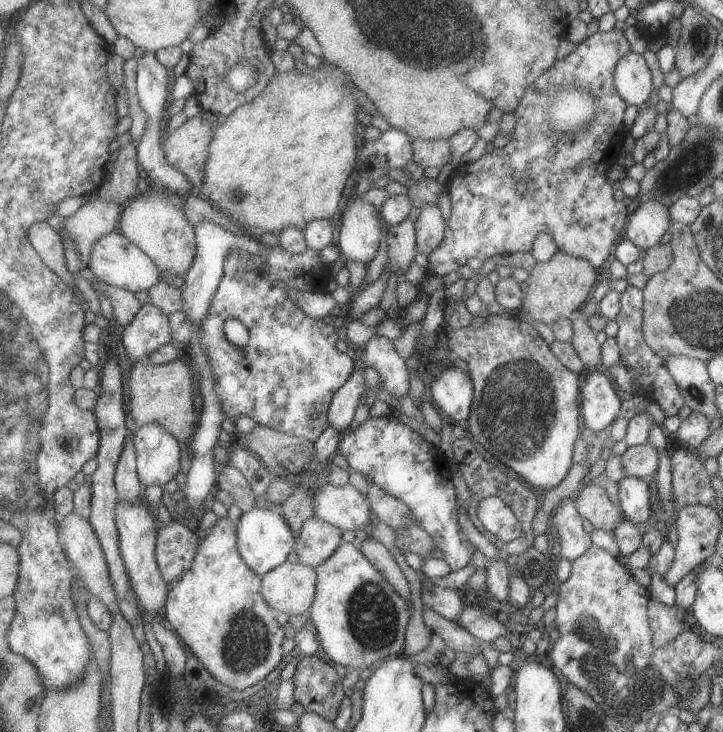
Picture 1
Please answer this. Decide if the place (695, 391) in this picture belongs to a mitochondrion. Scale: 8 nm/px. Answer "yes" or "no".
yes

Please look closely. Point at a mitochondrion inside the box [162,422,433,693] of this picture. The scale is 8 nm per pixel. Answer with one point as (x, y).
(246, 641)

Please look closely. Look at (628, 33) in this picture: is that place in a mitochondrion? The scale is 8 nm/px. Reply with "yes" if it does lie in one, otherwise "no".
no

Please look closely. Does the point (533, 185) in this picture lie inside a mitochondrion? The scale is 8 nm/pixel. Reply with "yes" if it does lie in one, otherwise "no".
yes

